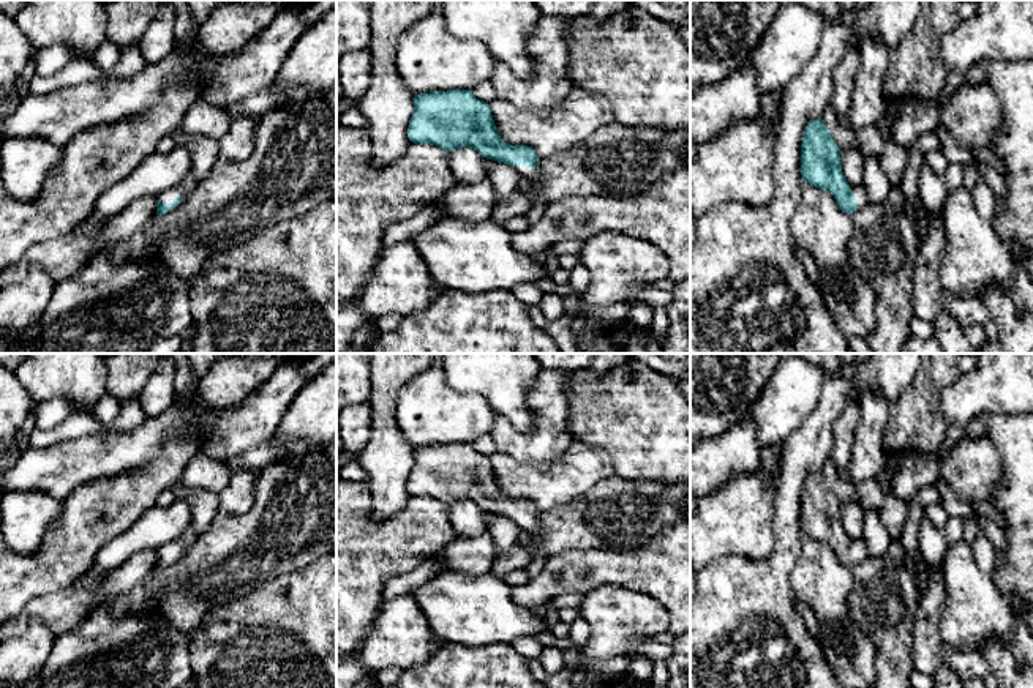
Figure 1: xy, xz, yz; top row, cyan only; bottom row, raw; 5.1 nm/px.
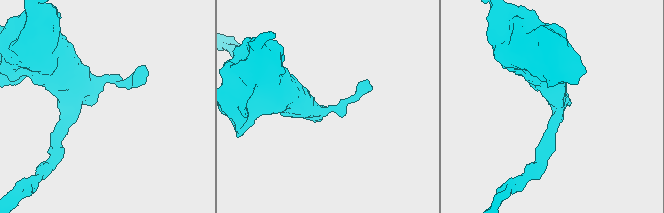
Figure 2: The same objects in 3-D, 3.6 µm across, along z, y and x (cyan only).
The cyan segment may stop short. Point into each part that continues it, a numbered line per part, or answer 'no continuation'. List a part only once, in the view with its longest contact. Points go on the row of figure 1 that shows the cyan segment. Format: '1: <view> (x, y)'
1: xy (182, 190)

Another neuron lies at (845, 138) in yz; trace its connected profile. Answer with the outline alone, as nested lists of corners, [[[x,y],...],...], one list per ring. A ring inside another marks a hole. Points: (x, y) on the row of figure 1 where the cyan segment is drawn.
[[[828,106],[821,115],[823,123],[828,126],[832,139],[839,145],[840,150],[855,148],[861,151],[861,145],[856,137],[856,131],[851,128],[845,128],[839,117],[834,114],[832,107]]]

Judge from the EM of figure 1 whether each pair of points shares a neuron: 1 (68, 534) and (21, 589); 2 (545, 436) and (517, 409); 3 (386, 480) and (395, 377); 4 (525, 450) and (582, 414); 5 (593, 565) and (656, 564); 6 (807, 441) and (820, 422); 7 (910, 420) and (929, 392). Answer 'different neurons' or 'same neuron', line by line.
1: same neuron
2: different neurons
3: same neuron
4: different neurons
5: same neuron
6: same neuron
7: same neuron

